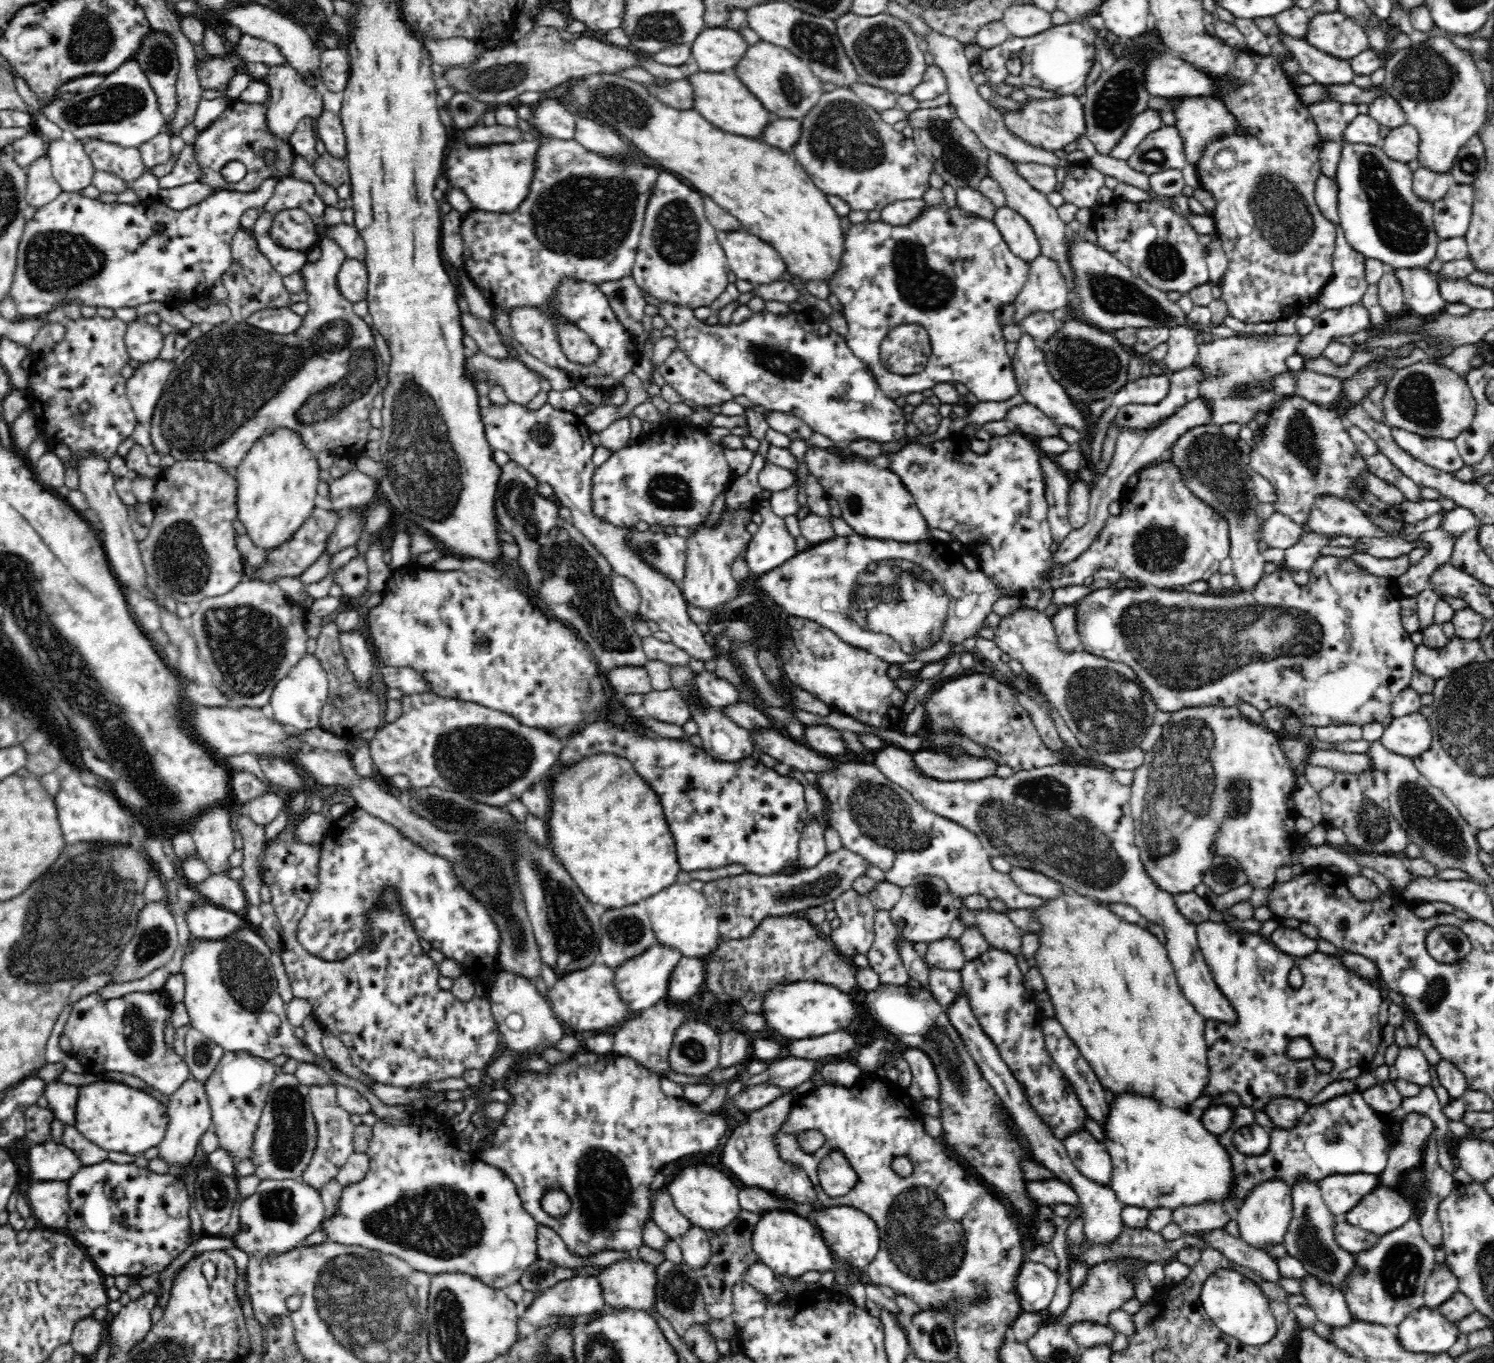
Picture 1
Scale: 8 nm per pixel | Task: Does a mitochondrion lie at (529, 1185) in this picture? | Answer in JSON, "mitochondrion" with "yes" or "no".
{"mitochondrion":"no"}

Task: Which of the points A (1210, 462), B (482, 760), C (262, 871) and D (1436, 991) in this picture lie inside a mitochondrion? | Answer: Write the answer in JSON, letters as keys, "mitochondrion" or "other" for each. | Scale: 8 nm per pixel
{"A":"mitochondrion","B":"mitochondrion","C":"other","D":"mitochondrion"}

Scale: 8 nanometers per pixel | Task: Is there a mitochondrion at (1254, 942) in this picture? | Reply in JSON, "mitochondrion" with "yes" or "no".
{"mitochondrion":"no"}

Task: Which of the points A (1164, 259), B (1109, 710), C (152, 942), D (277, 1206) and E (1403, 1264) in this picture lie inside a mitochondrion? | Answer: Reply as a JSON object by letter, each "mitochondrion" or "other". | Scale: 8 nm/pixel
{"A":"mitochondrion","B":"mitochondrion","C":"mitochondrion","D":"mitochondrion","E":"mitochondrion"}

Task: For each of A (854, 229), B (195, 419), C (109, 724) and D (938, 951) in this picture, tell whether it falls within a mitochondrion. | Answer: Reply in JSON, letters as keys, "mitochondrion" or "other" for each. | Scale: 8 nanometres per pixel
{"A":"other","B":"mitochondrion","C":"mitochondrion","D":"other"}

